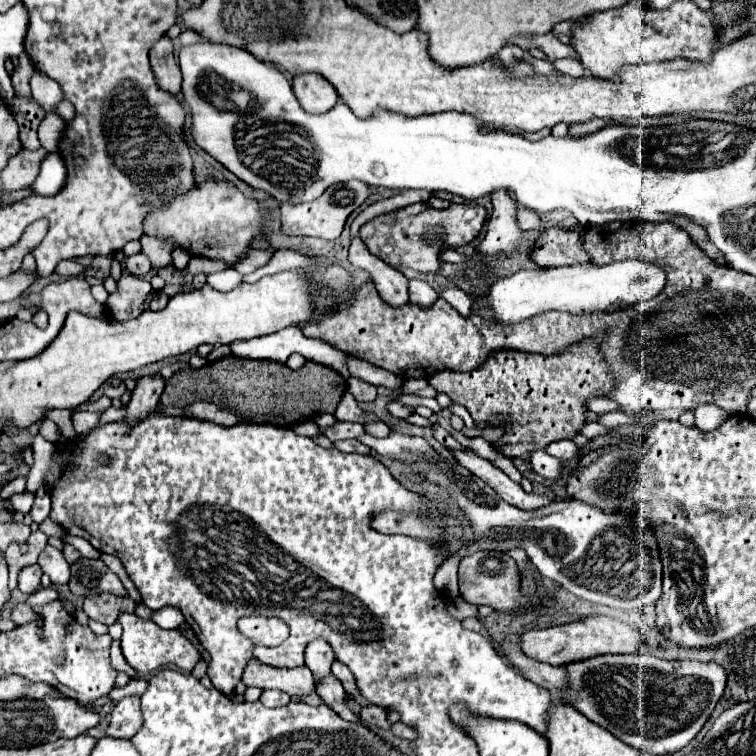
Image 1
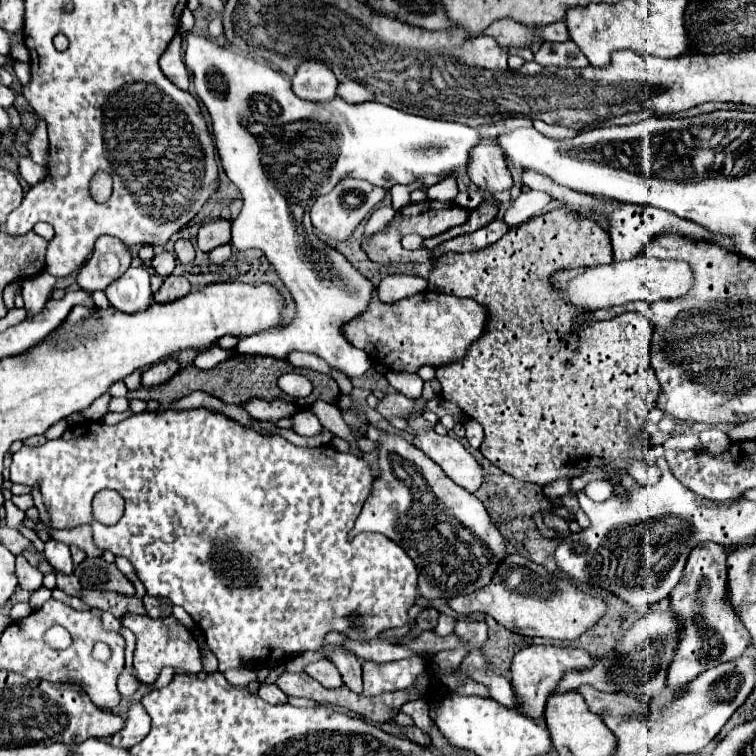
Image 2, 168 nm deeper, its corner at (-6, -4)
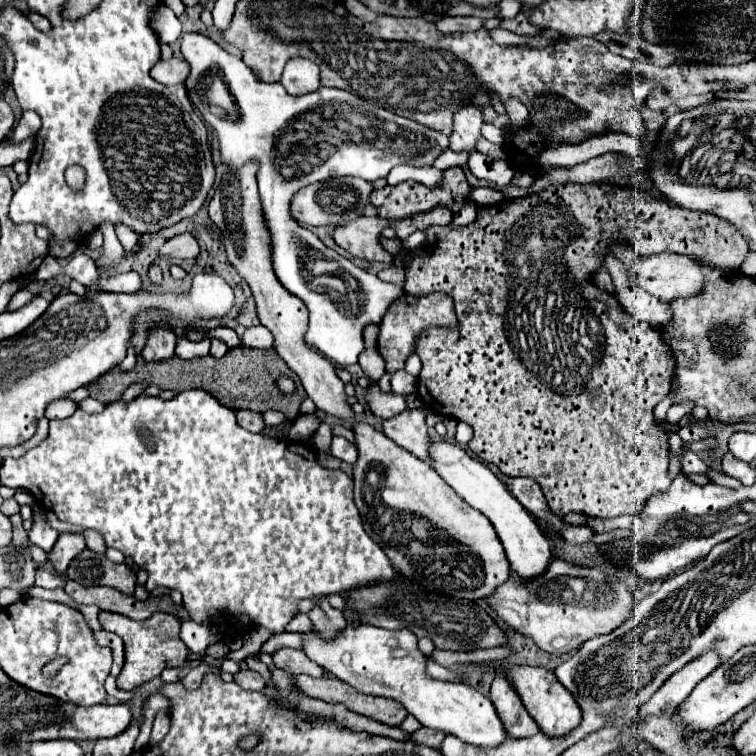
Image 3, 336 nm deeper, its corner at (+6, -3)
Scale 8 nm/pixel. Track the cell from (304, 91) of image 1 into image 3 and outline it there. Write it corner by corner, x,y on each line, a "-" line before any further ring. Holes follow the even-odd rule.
290,59
282,73
282,85
292,95
306,95
320,87
320,69
310,59

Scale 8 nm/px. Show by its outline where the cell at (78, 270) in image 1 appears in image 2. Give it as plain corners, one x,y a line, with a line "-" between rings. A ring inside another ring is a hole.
44,272
22,282
24,308
26,308
28,314
36,316
36,314
40,314
40,310
44,310
56,282
58,282
58,278
54,278
52,274
44,274

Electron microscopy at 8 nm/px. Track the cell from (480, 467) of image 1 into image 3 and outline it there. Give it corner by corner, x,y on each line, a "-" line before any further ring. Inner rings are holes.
406,409
400,415
382,421
384,435
396,445
404,447
418,459
428,459
428,429
426,429
426,409

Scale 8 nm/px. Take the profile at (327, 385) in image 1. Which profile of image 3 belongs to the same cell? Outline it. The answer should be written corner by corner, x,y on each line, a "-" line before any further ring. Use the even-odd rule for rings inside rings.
232,347
222,359
214,359
212,355
206,357
196,357
196,359
180,359
180,357
170,357
168,361
152,361
144,363
142,355
136,355
136,367
130,371
122,371
120,367
114,367
100,375
96,381
92,381
86,389
90,391
90,397
102,401
102,403
112,403
122,397
122,393
138,381
146,381
148,385
156,385
160,389
174,389
178,393
188,391
188,389
204,389
212,397
216,397
224,407
230,407
234,411
238,409
250,409
250,411
266,411
266,409
276,409
288,415
288,419
298,417
298,407
302,399
306,397
306,391
300,383
300,379
294,375
294,371
288,369
288,365
278,357
274,349
252,349
252,347
-
280,375
288,375
296,383
296,391
292,395
284,395
276,387
276,379

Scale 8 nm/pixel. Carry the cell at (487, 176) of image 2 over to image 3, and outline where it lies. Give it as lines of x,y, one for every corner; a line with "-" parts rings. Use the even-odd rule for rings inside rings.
466,105
454,113
454,129
450,135
450,149
452,151
462,151
468,149
470,153
474,151
476,141
482,137
480,129
484,125
482,113
474,105

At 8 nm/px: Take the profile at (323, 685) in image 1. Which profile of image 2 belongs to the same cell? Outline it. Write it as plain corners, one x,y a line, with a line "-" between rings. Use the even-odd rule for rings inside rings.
320,660
320,662
308,664
304,670
306,670
306,674
310,674
314,680
318,680
324,688
336,690
336,688
342,688
342,686
344,686
338,668
336,668
330,660

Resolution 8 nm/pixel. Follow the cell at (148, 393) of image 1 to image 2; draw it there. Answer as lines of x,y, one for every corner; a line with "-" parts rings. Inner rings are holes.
166,360
162,364
156,364
152,368
148,368
142,374
142,388
156,388
162,386
164,382
168,382
174,374
178,372
178,364
174,360

